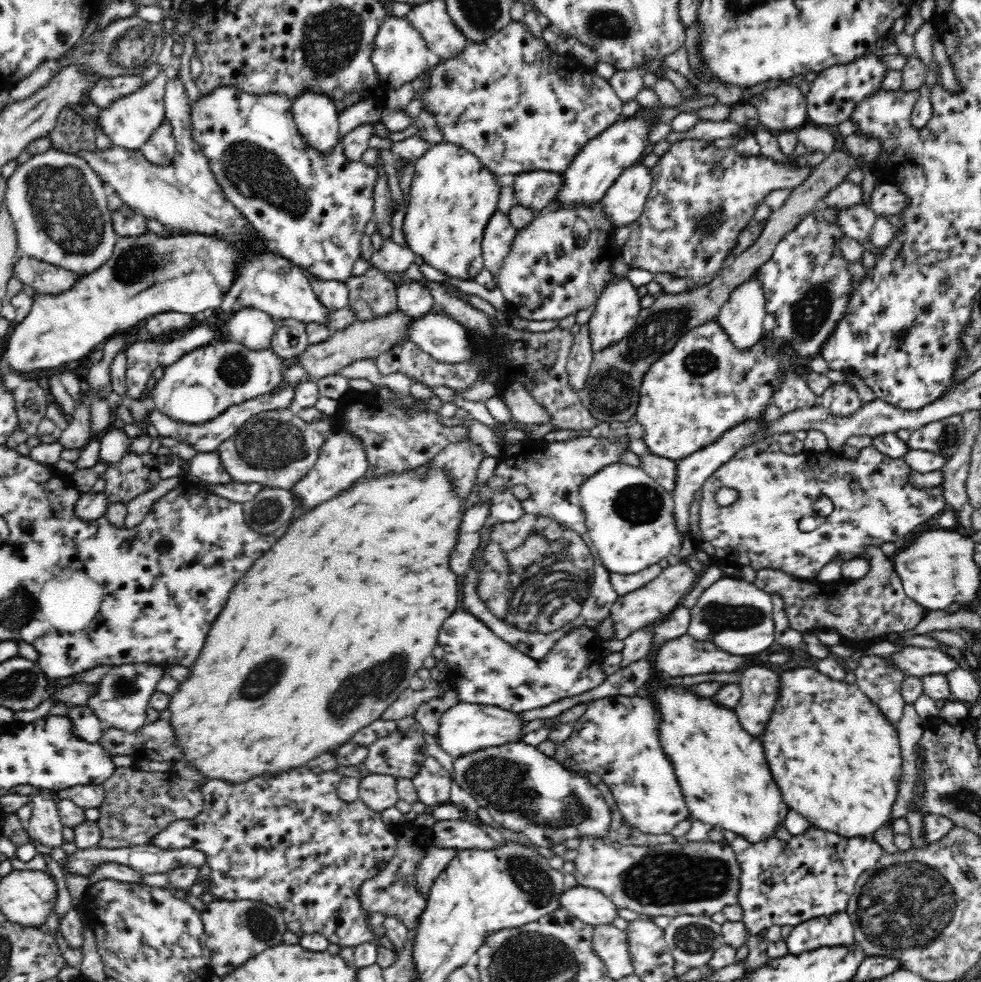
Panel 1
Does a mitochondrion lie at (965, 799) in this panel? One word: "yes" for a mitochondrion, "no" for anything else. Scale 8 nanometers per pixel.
yes

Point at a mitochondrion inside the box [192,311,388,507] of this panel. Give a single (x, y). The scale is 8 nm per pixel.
(269, 444)

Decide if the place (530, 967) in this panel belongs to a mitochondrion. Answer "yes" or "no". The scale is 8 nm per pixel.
yes

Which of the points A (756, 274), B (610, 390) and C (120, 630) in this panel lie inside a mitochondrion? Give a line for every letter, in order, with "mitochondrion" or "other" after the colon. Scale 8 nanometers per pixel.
A: other
B: mitochondrion
C: other

